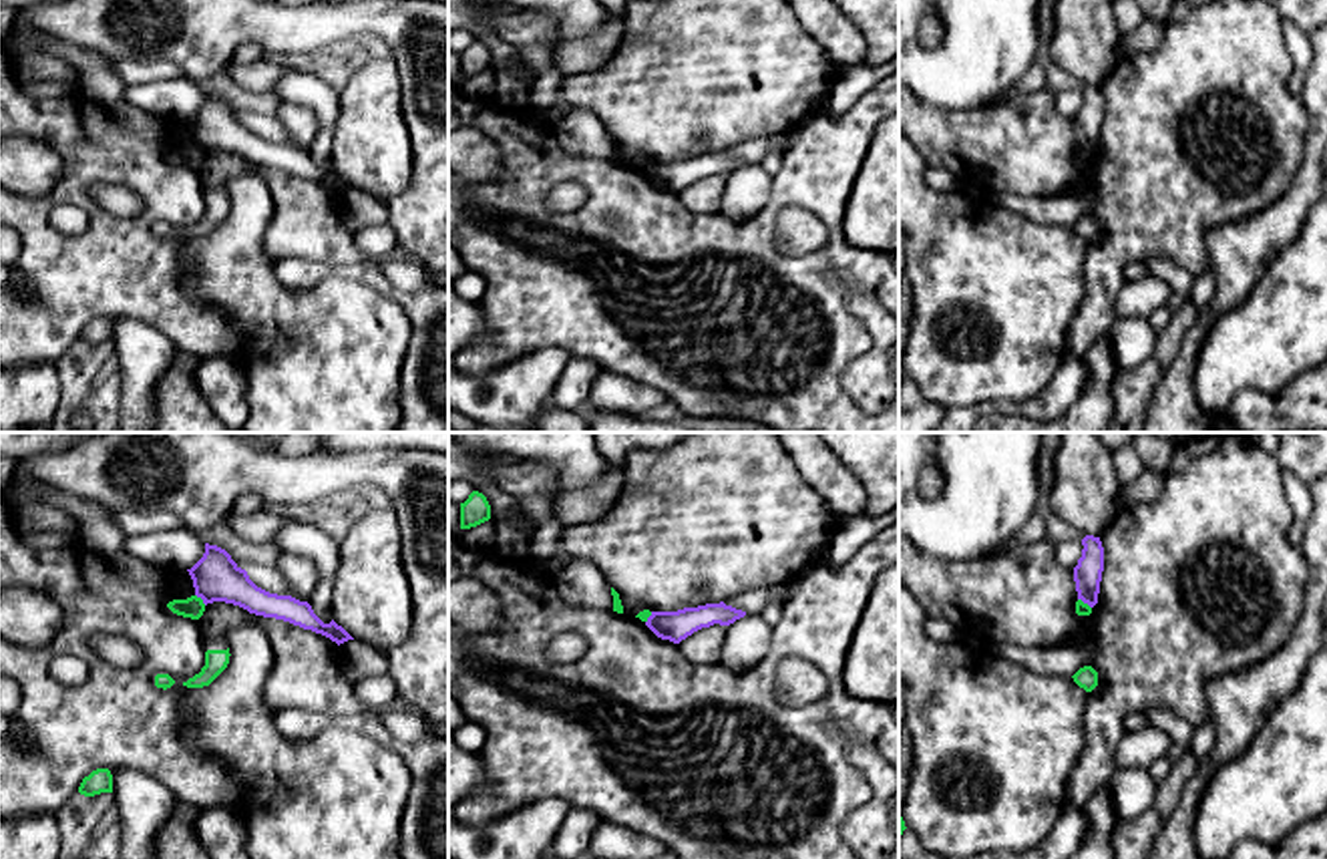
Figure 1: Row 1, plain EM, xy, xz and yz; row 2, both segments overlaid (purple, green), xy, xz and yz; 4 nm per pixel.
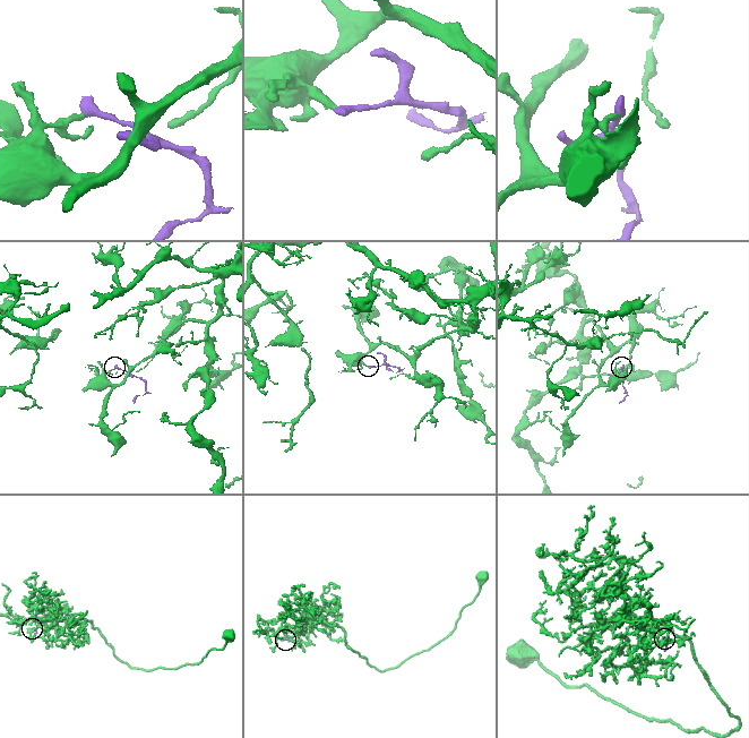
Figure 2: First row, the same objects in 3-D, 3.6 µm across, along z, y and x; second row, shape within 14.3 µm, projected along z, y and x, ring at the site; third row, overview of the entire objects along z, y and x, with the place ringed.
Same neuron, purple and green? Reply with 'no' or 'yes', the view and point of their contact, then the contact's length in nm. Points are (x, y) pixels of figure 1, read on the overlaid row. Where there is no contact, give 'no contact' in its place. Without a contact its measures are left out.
no; meets purple in xy at (202, 598); contact 60 nm long

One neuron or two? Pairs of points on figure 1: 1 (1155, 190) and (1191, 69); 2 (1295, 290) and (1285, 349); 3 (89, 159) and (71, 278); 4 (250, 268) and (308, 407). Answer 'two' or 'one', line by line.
1: one
2: one
3: one
4: one

